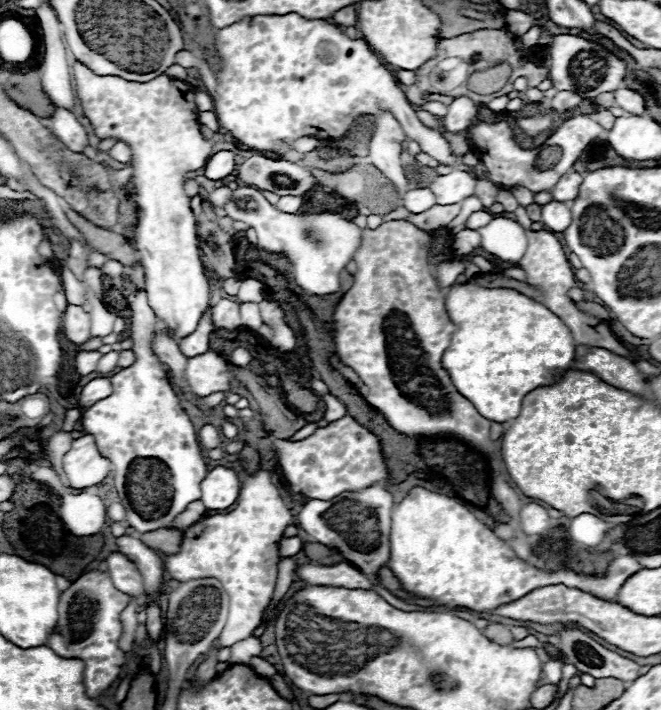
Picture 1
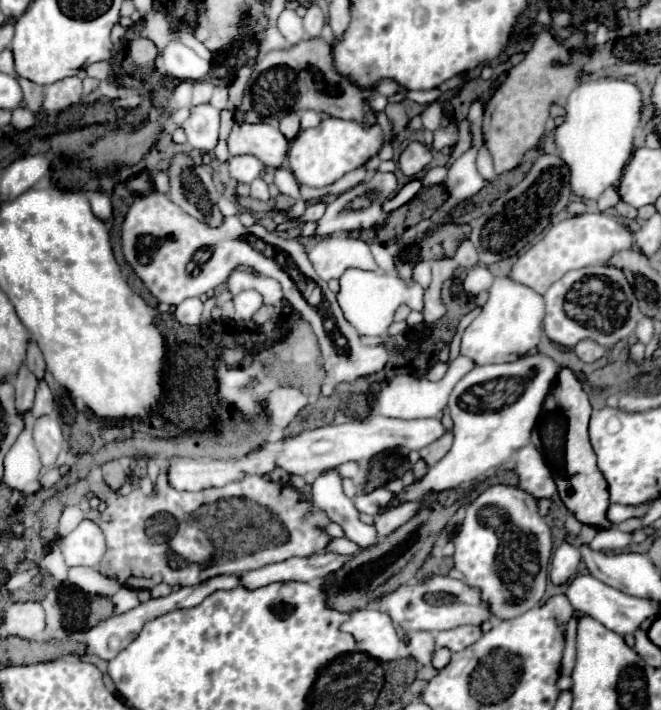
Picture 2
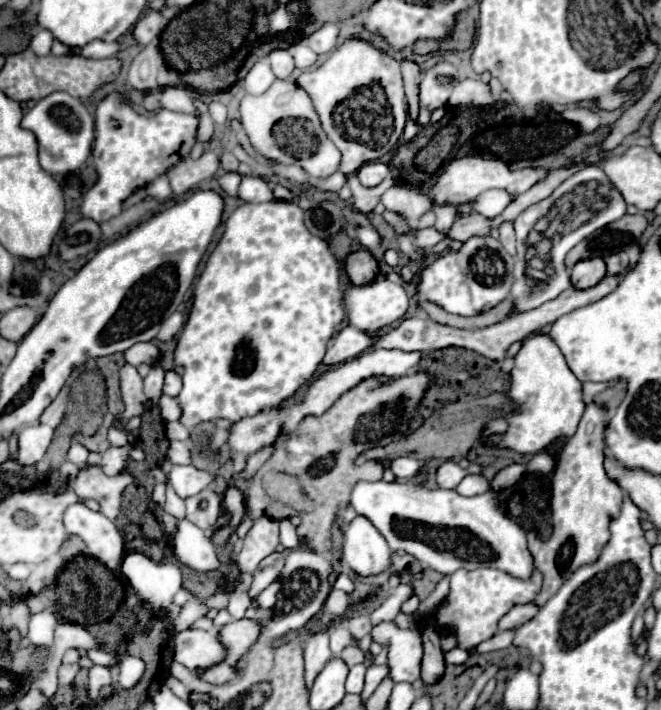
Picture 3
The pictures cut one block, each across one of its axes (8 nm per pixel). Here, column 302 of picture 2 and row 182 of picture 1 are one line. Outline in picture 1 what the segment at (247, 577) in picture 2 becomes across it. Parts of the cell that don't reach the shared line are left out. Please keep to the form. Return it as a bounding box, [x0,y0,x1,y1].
[552,172,582,202]

